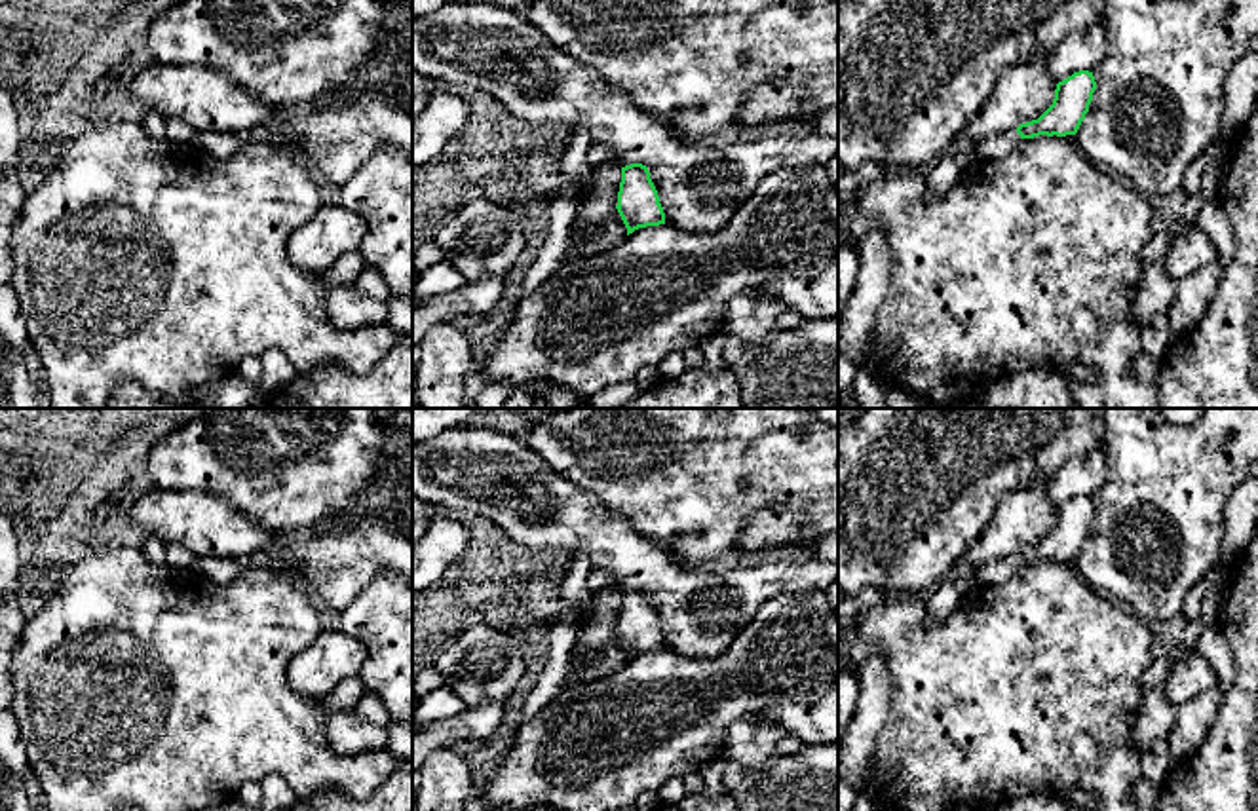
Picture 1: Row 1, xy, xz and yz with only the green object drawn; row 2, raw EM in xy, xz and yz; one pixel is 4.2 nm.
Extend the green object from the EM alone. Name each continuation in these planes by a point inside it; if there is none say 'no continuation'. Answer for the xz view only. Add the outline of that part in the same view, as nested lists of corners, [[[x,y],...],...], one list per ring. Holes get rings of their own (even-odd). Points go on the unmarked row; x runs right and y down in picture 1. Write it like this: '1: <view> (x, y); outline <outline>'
no continuation

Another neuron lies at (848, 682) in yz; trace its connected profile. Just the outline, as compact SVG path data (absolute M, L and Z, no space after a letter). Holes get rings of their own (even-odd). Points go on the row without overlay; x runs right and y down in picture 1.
M838 669L838 743L846 737L859 701L859 674Z

